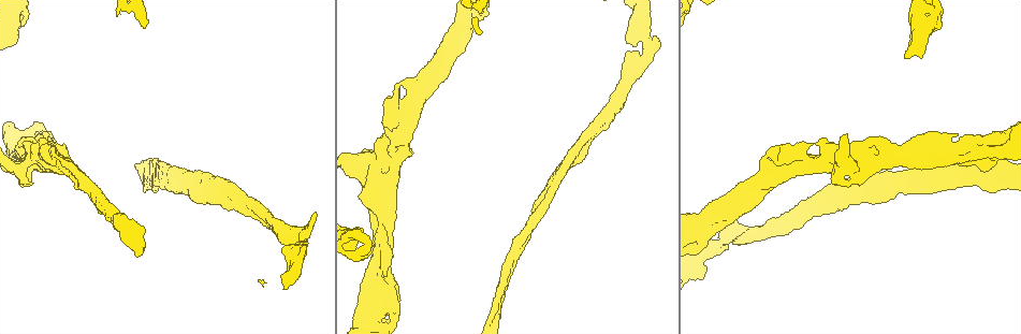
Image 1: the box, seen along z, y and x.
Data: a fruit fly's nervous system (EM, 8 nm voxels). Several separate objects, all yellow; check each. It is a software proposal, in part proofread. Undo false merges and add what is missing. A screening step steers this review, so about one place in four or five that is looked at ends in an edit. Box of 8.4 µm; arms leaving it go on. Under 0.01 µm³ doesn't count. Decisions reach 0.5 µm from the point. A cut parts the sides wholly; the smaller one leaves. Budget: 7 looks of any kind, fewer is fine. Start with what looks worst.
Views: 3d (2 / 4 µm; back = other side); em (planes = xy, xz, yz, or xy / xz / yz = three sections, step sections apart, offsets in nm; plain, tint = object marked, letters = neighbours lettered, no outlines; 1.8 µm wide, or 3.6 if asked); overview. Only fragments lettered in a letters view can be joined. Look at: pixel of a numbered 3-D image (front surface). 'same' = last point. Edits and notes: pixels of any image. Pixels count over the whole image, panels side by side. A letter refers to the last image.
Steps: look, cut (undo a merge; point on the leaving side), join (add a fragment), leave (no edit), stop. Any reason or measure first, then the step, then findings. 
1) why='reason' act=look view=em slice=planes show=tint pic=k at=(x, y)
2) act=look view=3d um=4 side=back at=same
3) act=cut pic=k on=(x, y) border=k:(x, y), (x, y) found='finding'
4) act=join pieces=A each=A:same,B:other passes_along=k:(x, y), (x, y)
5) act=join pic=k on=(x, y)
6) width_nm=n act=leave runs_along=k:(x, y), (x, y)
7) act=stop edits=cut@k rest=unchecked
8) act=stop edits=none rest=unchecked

why='thin end' act=look view=em slice=yz step=4 show=plain pic=1 at=(26, 21)

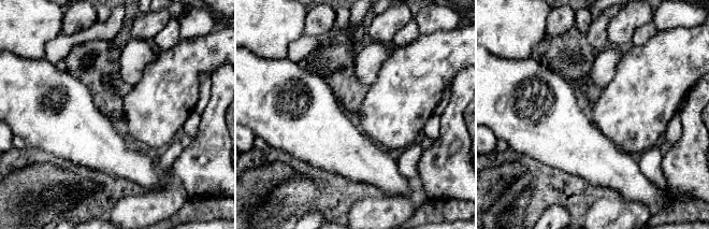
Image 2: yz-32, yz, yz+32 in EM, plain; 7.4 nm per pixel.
act=look view=em slice=yz step=4 show=tint at=same

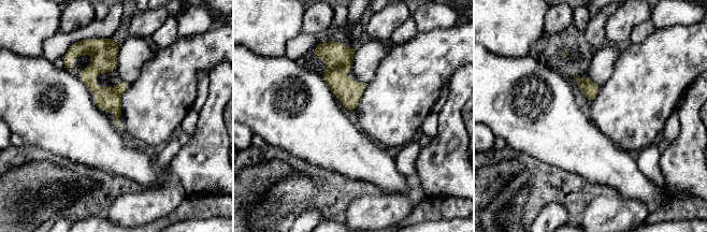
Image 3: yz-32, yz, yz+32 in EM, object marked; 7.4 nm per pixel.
why='see the neighbours' act=look view=em slice=yz step=4 show=letters at=same

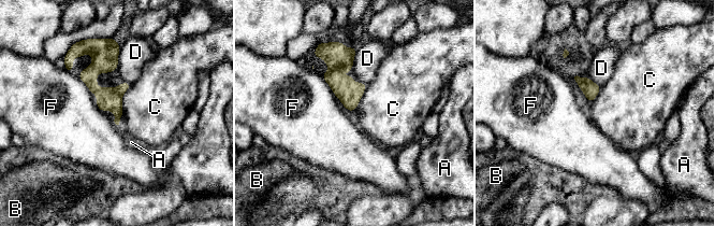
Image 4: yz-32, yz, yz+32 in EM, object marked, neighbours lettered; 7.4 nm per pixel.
act=leave each=A:other,B:other,C:other,D:other,F:other found='no lettered fragment goes on from it'

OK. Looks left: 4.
why='branch stops here' act=look view=em slice=planes show=tint pic=1 at=(313, 213)

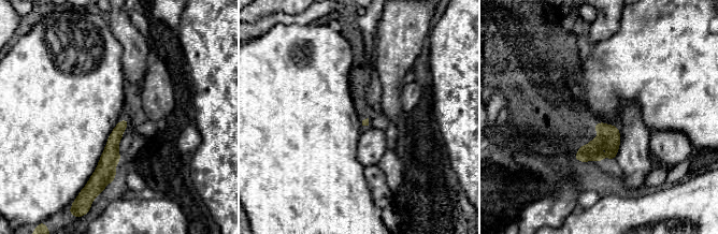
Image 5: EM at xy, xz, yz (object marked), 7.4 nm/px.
act=look view=em slice=planes show=letters at=same

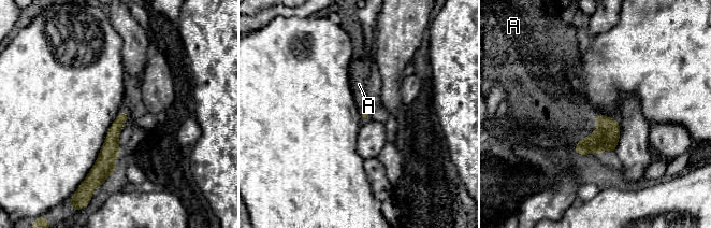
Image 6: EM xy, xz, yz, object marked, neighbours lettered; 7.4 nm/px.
act=join pic=6 on=(575, 111) each=A:same passes_along=6:(609, 128), (588, 136), (575, 111) found='the neuron continues'

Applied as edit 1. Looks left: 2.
act=stop edits=join@6 rest=unchecked

